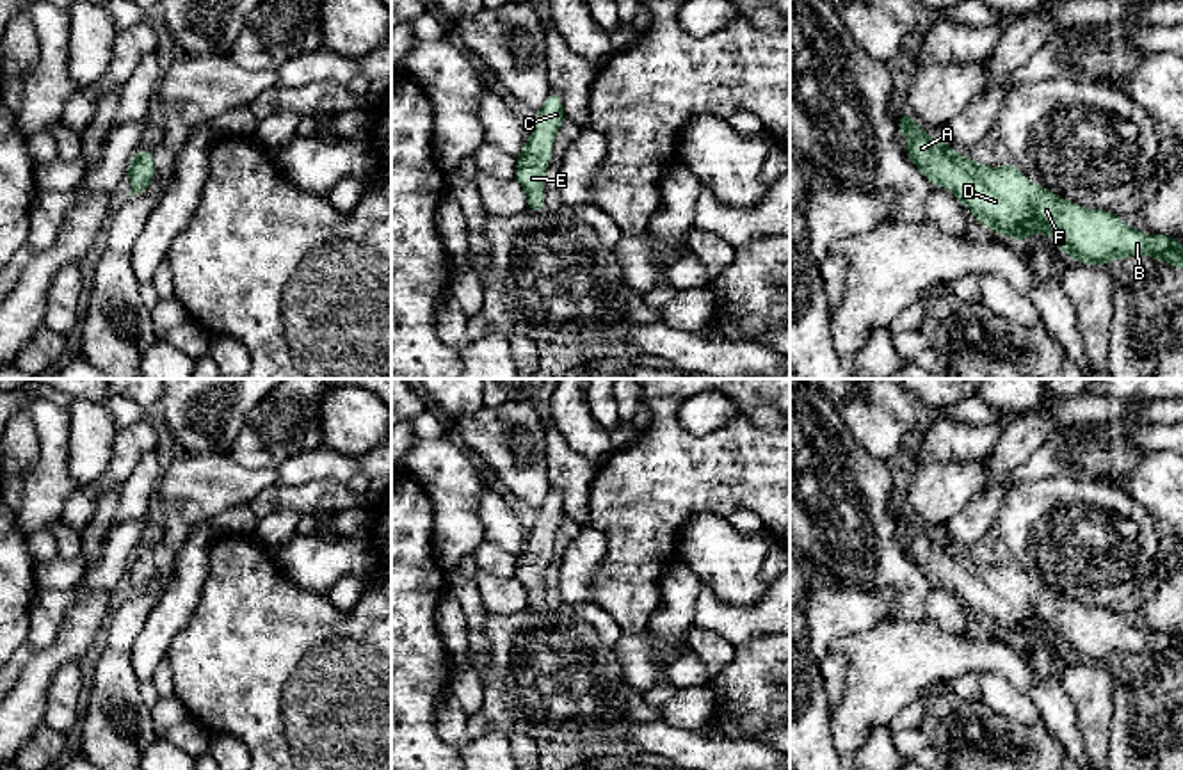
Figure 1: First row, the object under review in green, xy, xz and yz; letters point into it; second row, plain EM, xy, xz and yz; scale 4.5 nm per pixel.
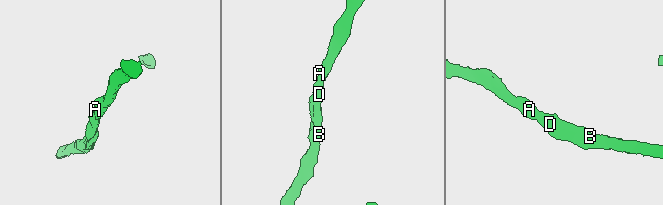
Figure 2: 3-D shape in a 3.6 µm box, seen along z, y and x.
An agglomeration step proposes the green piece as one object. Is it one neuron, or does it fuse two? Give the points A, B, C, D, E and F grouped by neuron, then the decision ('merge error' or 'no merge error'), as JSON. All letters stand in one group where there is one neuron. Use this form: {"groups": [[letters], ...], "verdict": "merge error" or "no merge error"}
{"groups": [["A", "B", "C", "D", "E", "F"]], "verdict": "no merge error"}

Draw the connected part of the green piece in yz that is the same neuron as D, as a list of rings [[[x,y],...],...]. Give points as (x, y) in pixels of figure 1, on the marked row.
[[[907,112],[898,117],[900,130],[909,144],[907,158],[921,171],[930,185],[946,187],[964,206],[968,206],[977,222],[994,229],[1000,235],[1009,235],[1010,240],[1028,240],[1034,233],[1048,233],[1060,253],[1067,253],[1078,263],[1110,265],[1115,258],[1130,260],[1131,256],[1149,254],[1155,263],[1167,260],[1174,269],[1183,269],[1183,242],[1169,235],[1149,235],[1130,228],[1112,210],[1092,210],[1073,201],[1058,197],[1055,192],[1034,185],[1016,164],[991,167],[975,164],[970,156],[954,153],[945,139],[934,139],[923,130]]]

